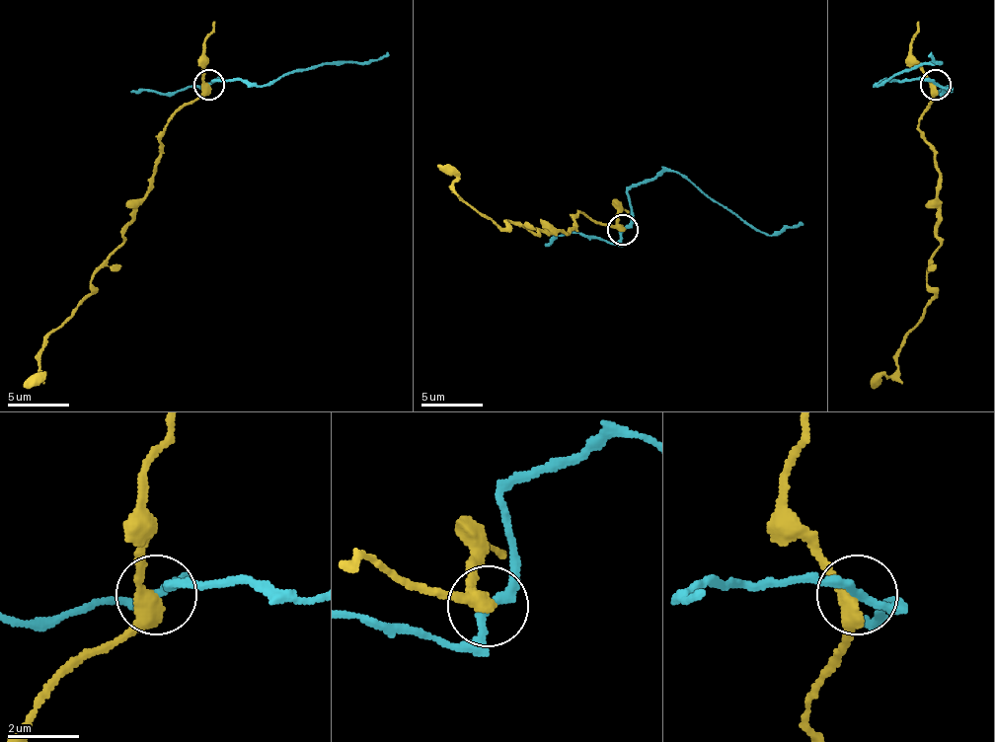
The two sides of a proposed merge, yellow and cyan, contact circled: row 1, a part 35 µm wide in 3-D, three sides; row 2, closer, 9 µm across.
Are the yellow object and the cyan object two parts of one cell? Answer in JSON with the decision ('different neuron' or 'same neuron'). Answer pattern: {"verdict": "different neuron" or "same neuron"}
{"verdict": "different neuron"}

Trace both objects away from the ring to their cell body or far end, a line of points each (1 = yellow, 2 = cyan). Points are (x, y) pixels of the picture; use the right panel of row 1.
1: (935, 83), (920, 123), (938, 187), (938, 242), (926, 279), (935, 300), (904, 337), (898, 368), (871, 386)
2: (935, 83), (926, 80), (885, 80), (877, 86), (904, 71), (941, 62), (929, 52)

